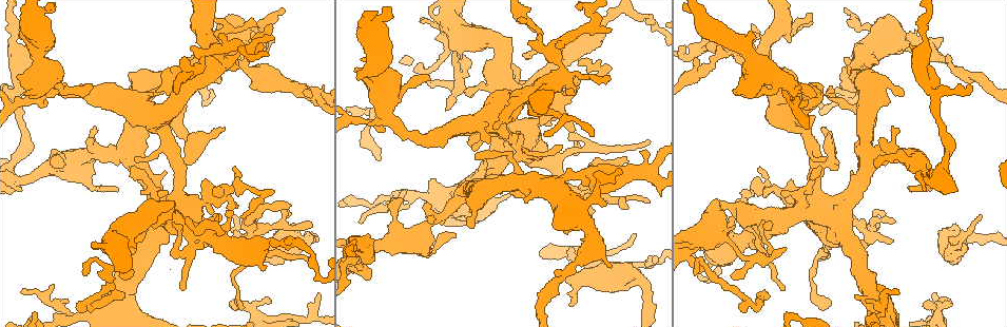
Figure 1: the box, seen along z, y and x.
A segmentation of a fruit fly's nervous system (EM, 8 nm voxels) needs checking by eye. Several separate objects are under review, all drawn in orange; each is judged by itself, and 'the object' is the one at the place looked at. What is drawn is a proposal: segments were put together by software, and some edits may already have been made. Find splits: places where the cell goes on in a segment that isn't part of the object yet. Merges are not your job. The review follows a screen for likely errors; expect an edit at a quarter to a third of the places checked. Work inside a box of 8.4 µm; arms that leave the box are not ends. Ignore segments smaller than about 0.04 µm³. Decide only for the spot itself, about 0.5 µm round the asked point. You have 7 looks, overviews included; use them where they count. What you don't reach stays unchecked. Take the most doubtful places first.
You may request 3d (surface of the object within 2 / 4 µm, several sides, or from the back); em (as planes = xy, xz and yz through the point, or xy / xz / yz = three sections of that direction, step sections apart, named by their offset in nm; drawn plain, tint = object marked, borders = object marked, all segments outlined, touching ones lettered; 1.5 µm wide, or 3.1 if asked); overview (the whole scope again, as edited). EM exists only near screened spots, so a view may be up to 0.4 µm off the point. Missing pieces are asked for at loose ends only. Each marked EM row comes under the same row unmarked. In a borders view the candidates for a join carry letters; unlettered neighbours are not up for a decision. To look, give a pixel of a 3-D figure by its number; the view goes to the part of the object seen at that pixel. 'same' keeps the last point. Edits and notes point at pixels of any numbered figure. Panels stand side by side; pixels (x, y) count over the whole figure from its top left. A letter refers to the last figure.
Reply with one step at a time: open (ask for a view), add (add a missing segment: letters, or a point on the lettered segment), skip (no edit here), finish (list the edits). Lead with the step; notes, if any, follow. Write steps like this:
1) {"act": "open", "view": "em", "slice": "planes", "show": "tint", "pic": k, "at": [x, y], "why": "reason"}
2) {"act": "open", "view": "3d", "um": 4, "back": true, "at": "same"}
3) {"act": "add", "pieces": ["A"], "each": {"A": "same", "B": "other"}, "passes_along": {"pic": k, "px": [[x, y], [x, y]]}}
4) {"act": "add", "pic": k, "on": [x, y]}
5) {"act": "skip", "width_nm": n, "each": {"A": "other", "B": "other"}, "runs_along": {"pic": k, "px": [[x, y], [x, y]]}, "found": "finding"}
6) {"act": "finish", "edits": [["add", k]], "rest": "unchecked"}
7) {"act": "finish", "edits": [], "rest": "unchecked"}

{"act": "open", "view": "3d", "um": 2, "pic": 1, "at": [948, 236], "why": "free end"}

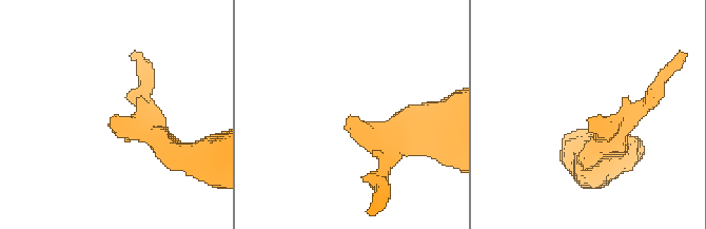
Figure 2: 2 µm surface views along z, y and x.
{"act": "open", "view": "em", "slice": "xy", "step": 4, "show": "tint", "pic": 2, "at": [116, 117], "why": "now the EM"}

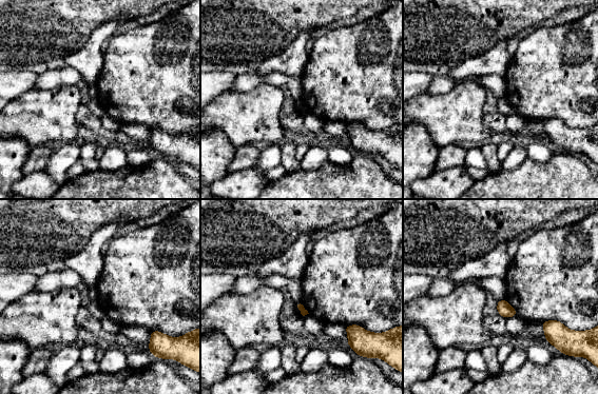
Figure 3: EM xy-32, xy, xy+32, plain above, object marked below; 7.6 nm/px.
{"act": "open", "view": "em", "slice": "yz", "step": 4, "show": "borders", "at": "same", "why": "another direction"}

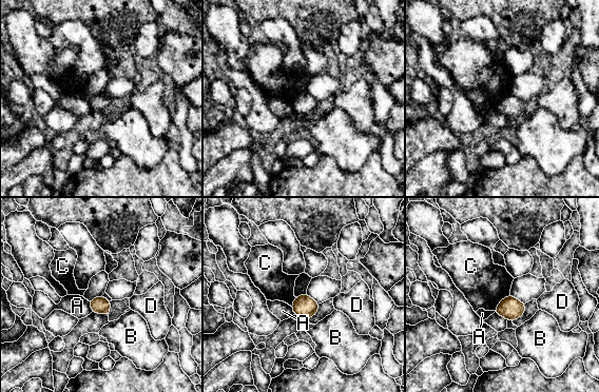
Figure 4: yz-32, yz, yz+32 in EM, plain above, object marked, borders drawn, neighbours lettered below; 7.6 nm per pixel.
{"act": "skip", "each": {"A": "other", "B": "other", "C": "other", "D": "other"}, "border": {"pic": 4, "px": [[509, 294], [494, 310]]}, "found": "none of them fits"}

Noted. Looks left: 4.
{"act": "open", "view": "em", "slice": "yz", "step": 8, "show": "borders", "pic": 1, "at": [942, 41]}

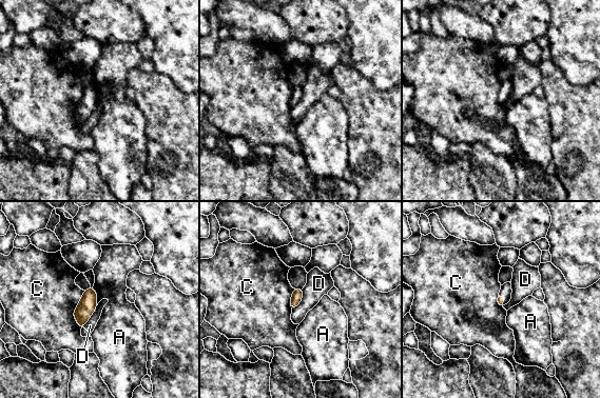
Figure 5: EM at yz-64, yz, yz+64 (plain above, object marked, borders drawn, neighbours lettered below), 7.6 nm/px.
{"act": "skip", "longest_contact_nm": ["C", 300], "each": {"A": "other", "C": "other", "D": "other"}, "found": "none of them fits"}

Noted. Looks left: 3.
{"act": "open", "view": "em", "slice": "planes", "show": "tint", "pic": 1, "at": [402, 198], "why": "free end"}

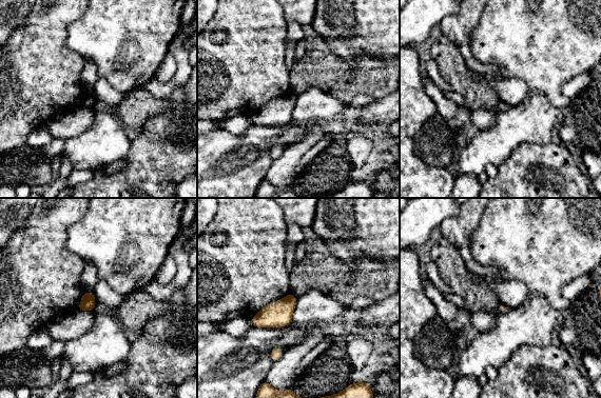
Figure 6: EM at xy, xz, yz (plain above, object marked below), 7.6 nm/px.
{"act": "open", "view": "em", "slice": "planes", "show": "borders", "at": "same", "why": "see the neighbours"}

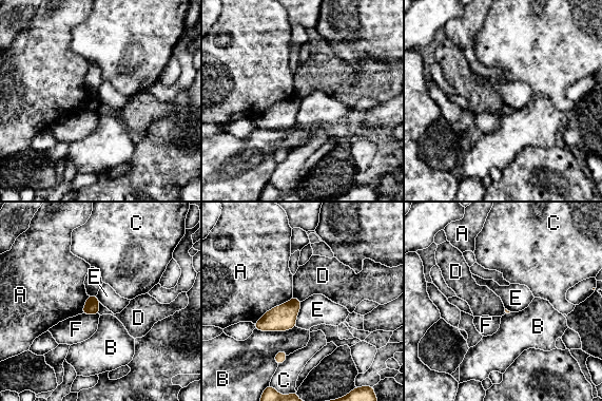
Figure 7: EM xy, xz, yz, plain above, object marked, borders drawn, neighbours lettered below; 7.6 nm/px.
{"act": "skip", "each": {"A": "other", "B": "other", "C": "other", "D": "other", "E": "other", "F": "other"}, "found": "none of them fits"}

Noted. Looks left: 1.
{"act": "finish", "edits": [], "rest": "unchecked"}

